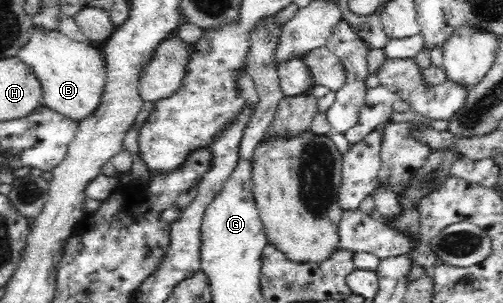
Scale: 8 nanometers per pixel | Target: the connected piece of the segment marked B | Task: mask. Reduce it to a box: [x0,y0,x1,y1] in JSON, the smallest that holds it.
[16,27,107,122]

